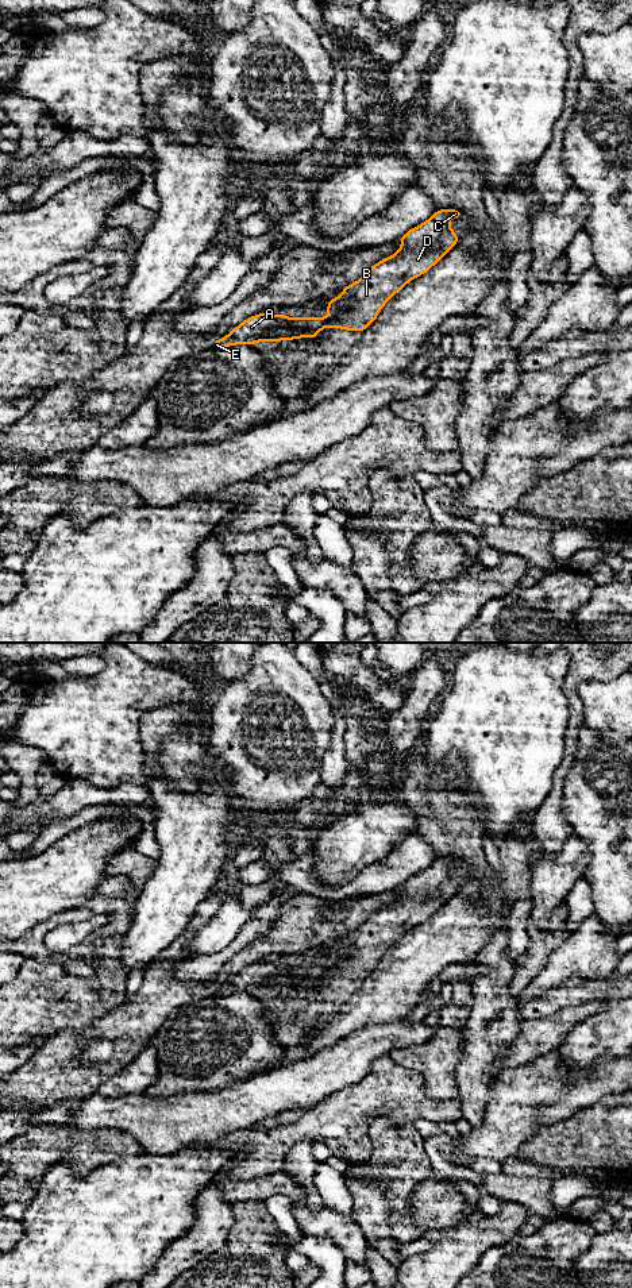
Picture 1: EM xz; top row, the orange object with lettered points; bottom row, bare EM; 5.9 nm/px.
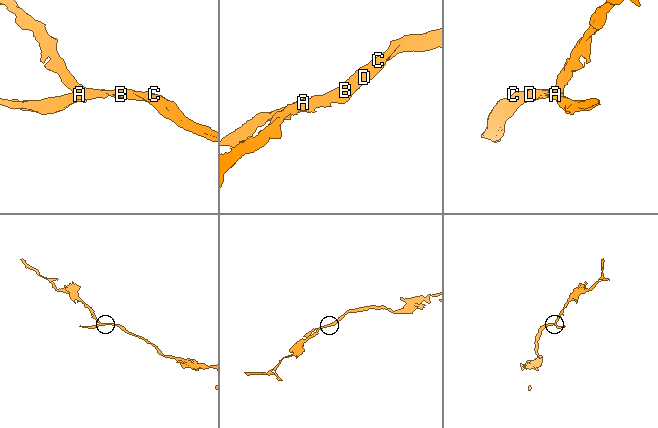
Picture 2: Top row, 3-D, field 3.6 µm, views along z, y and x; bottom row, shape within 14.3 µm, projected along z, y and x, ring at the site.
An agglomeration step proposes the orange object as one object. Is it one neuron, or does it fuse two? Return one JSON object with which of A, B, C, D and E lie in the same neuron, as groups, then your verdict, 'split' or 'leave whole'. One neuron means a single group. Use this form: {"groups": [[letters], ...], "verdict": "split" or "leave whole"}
{"groups": [["A", "E"], ["B", "C", "D"]], "verdict": "split"}

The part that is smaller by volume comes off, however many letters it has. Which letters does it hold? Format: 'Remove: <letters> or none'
Remove: A, E

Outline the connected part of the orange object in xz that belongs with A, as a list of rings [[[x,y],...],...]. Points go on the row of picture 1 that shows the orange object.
[[[259,313],[248,317],[246,321],[232,329],[232,332],[219,340],[213,340],[213,348],[230,347],[234,344],[250,343],[255,339],[263,339],[271,331],[311,331],[319,332],[327,327],[321,317],[289,319],[285,315]]]

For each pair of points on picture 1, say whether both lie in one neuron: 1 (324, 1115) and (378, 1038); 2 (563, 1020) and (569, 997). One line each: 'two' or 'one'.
1: two
2: two

